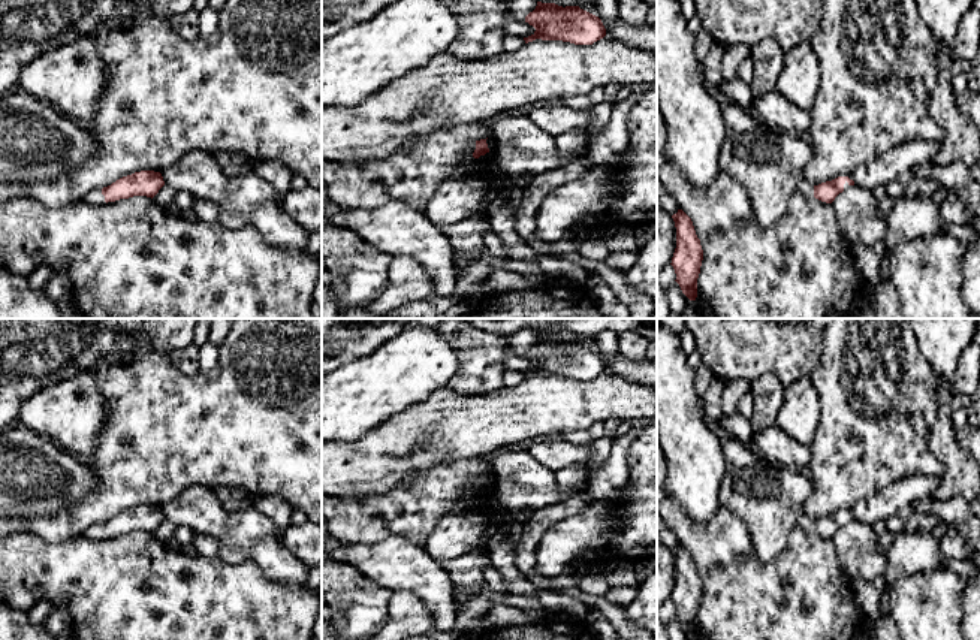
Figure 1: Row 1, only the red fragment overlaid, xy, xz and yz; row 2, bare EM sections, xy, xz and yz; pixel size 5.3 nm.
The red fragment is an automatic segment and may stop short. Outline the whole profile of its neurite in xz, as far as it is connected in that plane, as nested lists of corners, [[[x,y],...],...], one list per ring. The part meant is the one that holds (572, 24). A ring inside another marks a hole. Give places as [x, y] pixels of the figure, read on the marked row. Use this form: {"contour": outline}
{"contour": [[[537,1],[536,9],[525,16],[525,22],[536,28],[531,36],[524,37],[525,43],[542,39],[592,45],[606,36],[601,19],[579,6],[563,7]]]}

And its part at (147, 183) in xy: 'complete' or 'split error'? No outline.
split error

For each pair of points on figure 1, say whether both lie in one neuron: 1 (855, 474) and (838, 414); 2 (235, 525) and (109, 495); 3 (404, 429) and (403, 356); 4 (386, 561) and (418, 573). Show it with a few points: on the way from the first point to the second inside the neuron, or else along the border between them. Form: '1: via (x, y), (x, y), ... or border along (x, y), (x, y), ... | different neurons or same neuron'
1: via (855, 459), (855, 450), (844, 440), (844, 429) | same neuron
2: border along (210, 488), (192, 483), (174, 497) | different neurons
3: border along (434, 391), (424, 401), (395, 413), (374, 429) | different neurons
4: via (394, 564), (410, 568) | same neuron

